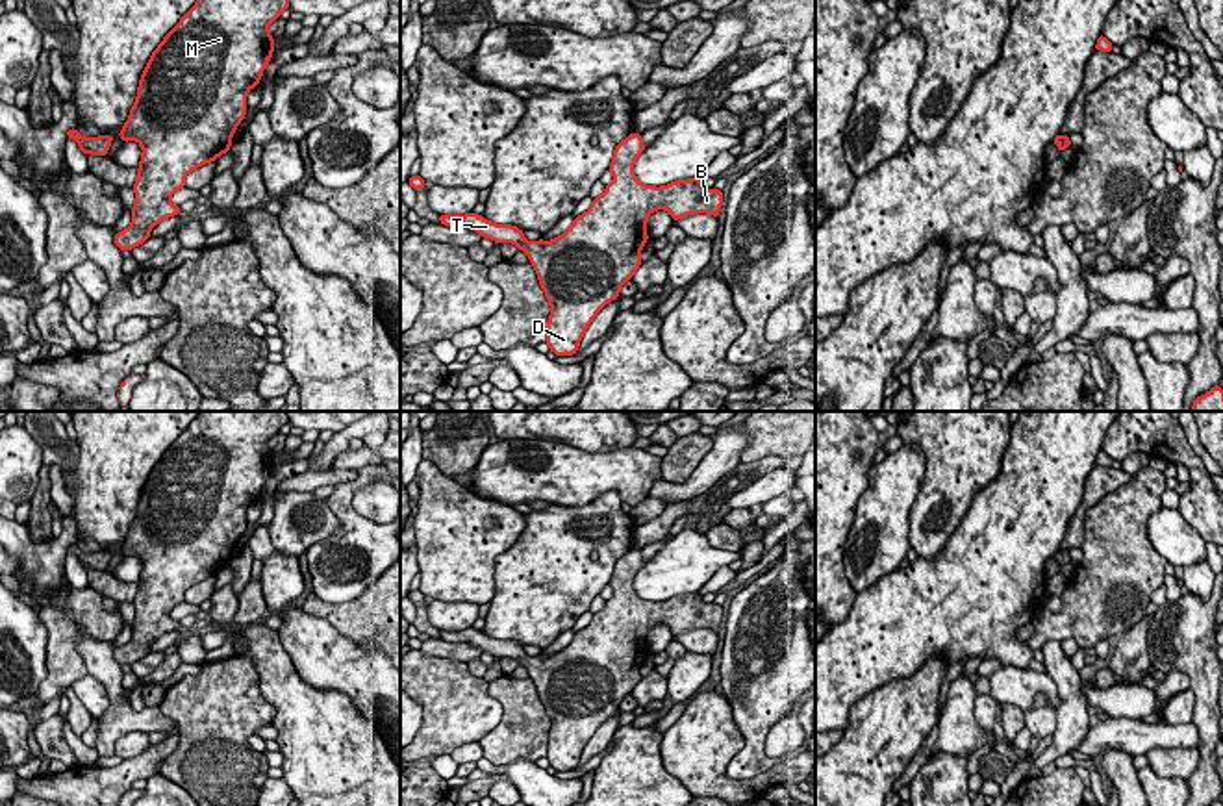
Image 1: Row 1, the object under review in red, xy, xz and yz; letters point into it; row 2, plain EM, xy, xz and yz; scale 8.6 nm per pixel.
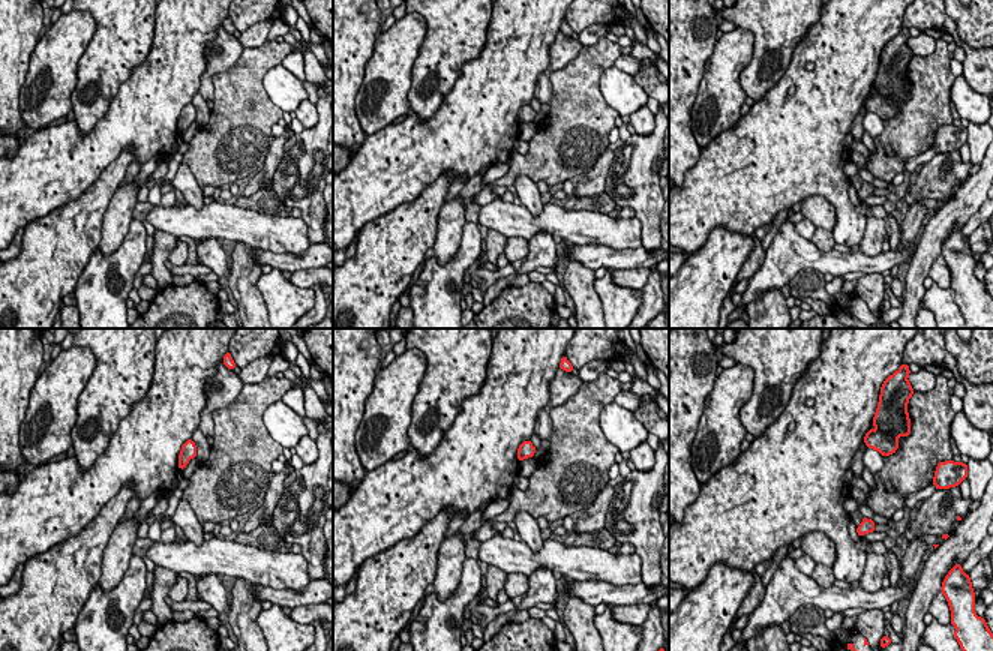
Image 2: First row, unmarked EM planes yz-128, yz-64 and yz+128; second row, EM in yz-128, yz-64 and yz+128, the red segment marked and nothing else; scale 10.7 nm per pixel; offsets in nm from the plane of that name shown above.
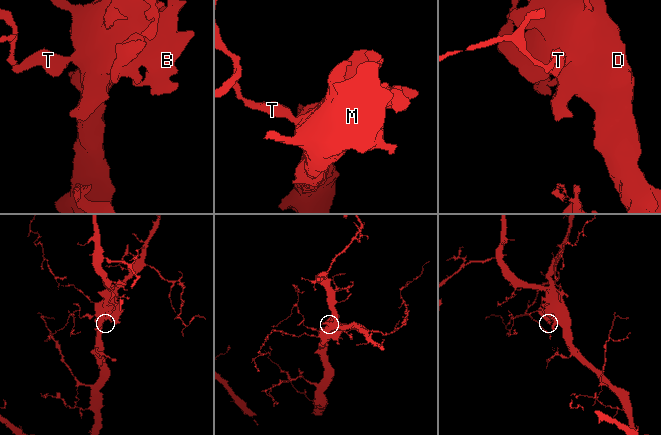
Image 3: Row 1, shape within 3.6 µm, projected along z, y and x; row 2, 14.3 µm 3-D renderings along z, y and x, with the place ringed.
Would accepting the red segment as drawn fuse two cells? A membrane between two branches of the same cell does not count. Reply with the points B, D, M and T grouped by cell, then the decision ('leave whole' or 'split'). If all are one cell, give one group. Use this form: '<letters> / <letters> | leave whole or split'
B D M T | leave whole

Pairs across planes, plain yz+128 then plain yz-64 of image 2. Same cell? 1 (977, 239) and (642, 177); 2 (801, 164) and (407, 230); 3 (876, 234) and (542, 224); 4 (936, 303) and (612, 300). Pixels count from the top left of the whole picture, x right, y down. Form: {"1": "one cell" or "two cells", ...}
{"1": "one cell", "2": "two cells", "3": "two cells", "4": "one cell"}

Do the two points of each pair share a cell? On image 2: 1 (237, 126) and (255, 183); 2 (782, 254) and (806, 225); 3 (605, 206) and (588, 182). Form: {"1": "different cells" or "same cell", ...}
{"1": "different cells", "2": "different cells", "3": "different cells"}

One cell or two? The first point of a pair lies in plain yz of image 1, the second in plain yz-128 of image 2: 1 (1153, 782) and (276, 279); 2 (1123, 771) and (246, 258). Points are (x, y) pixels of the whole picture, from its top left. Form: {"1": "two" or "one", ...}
{"1": "one", "2": "one"}

